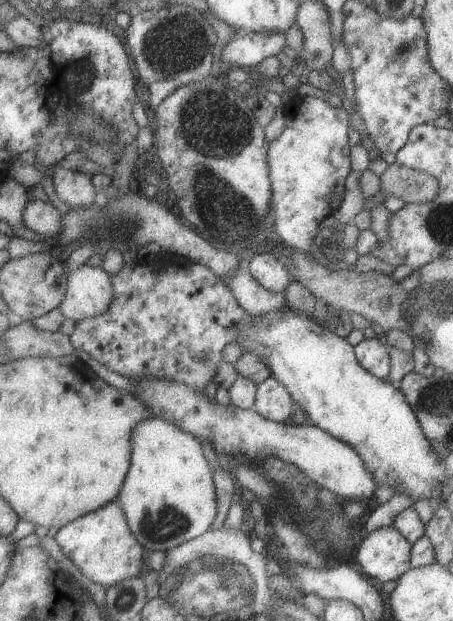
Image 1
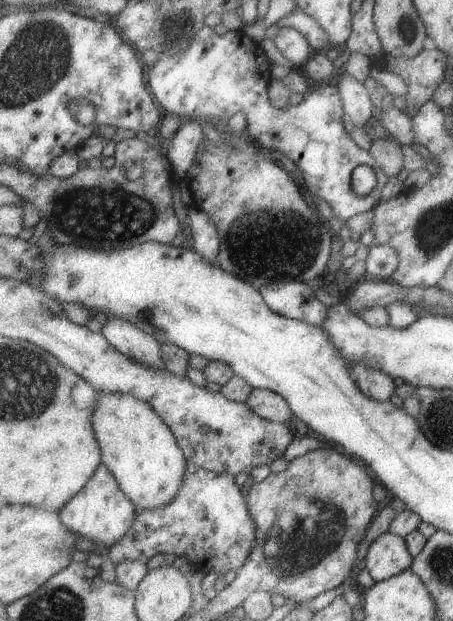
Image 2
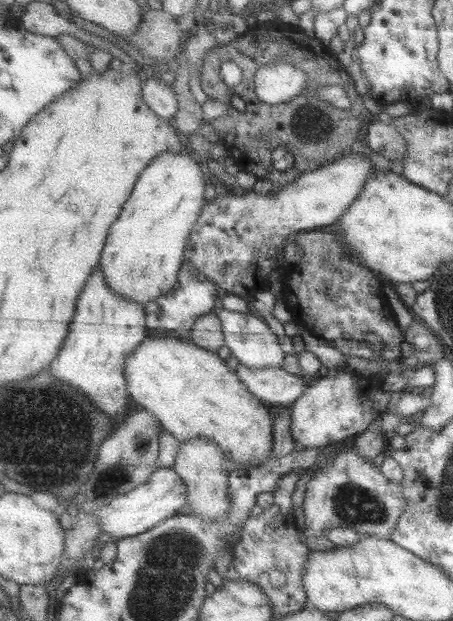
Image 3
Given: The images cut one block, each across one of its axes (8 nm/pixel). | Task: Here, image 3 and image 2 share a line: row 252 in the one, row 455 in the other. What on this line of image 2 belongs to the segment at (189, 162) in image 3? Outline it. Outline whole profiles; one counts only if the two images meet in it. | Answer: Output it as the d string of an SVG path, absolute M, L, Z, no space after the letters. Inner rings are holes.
M99 392L99 410L95 410L95 432L103 452L103 463L118 479L123 494L135 504L139 510L161 510L163 506L169 506L178 497L183 480L186 477L188 464L178 439L167 423L150 402L145 402L141 397L133 394L107 394Z

